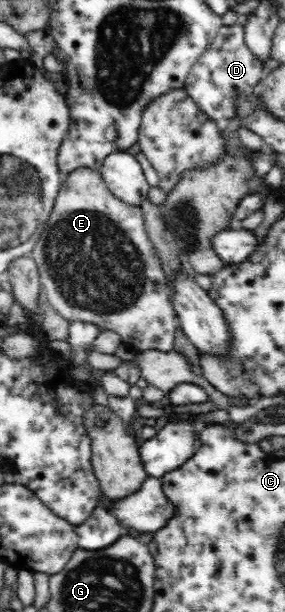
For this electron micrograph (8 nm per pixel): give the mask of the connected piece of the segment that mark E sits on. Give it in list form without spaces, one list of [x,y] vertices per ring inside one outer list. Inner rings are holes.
[[[82,166],[66,174],[44,232],[39,234],[30,257],[37,264],[46,300],[60,316],[69,321],[91,322],[101,329],[112,330],[120,335],[124,345],[136,353],[173,350],[178,320],[170,301],[163,264],[145,231],[142,209],[116,198],[106,186],[100,171]]]

